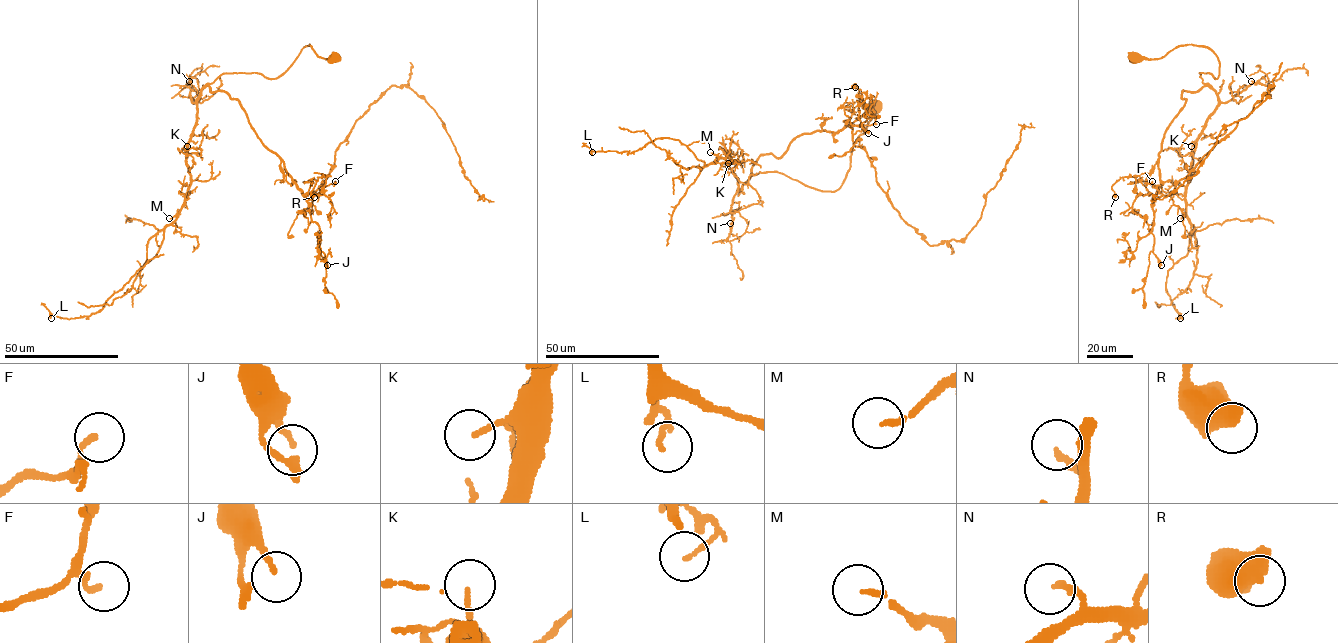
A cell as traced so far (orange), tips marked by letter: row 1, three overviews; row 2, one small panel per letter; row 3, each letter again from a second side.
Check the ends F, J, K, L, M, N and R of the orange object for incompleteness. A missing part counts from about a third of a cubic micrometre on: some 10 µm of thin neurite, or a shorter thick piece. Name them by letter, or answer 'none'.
M, N

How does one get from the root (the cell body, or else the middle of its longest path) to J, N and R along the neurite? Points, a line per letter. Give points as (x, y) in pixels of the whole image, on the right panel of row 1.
J: (1135, 58), (1195, 44), (1219, 64), (1182, 92), (1163, 139), (1161, 265)
N: (1135, 58), (1159, 59), (1180, 46), (1207, 47), (1219, 60), (1219, 74), (1200, 77), (1223, 102), (1251, 81)
R: (1135, 58), (1204, 46), (1219, 74), (1182, 92), (1158, 191), (1124, 176), (1115, 197)

